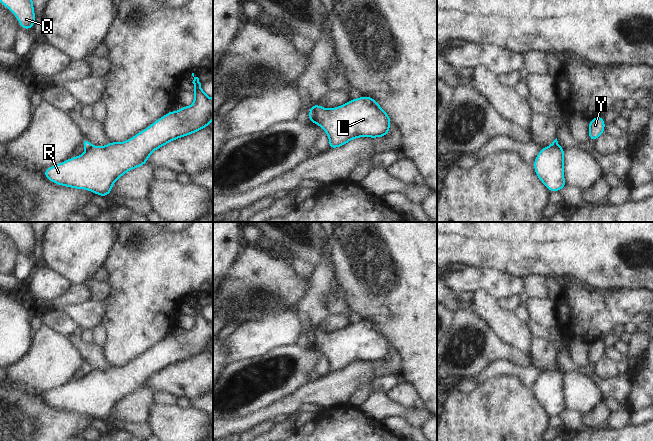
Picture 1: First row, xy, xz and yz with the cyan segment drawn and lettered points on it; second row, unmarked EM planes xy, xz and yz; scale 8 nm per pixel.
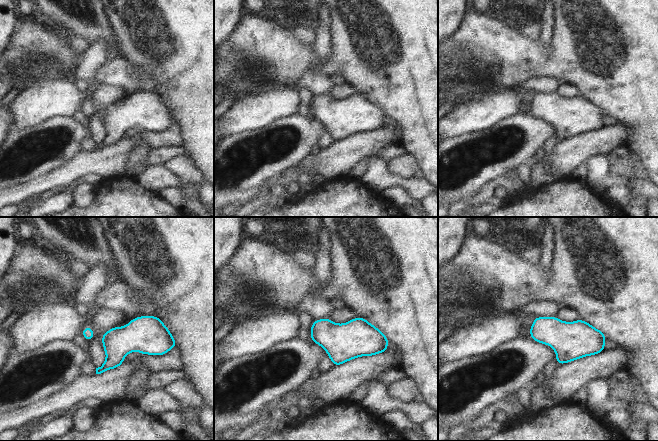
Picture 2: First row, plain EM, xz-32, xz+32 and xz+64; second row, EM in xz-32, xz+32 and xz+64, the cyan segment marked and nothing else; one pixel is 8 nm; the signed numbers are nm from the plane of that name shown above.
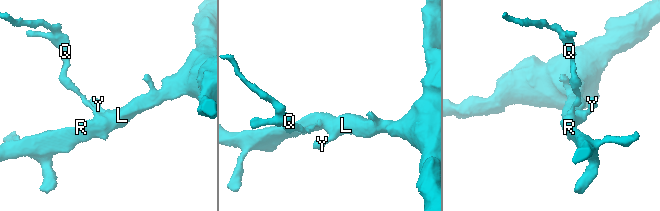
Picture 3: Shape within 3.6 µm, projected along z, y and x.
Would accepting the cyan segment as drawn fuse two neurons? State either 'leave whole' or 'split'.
split

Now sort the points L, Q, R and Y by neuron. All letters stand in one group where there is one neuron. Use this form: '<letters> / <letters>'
L R Y / Q

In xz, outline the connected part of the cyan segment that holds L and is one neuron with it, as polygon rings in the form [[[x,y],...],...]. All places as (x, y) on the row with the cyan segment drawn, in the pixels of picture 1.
[[[369,96],[350,99],[346,104],[332,109],[326,109],[316,103],[312,107],[315,109],[313,124],[318,124],[329,137],[328,149],[341,147],[359,137],[379,138],[389,134],[391,117]]]

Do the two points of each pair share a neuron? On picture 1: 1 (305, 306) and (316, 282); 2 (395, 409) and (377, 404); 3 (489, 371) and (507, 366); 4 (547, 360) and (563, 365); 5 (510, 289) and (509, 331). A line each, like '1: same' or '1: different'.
1: same
2: same
3: same
4: different
5: different

